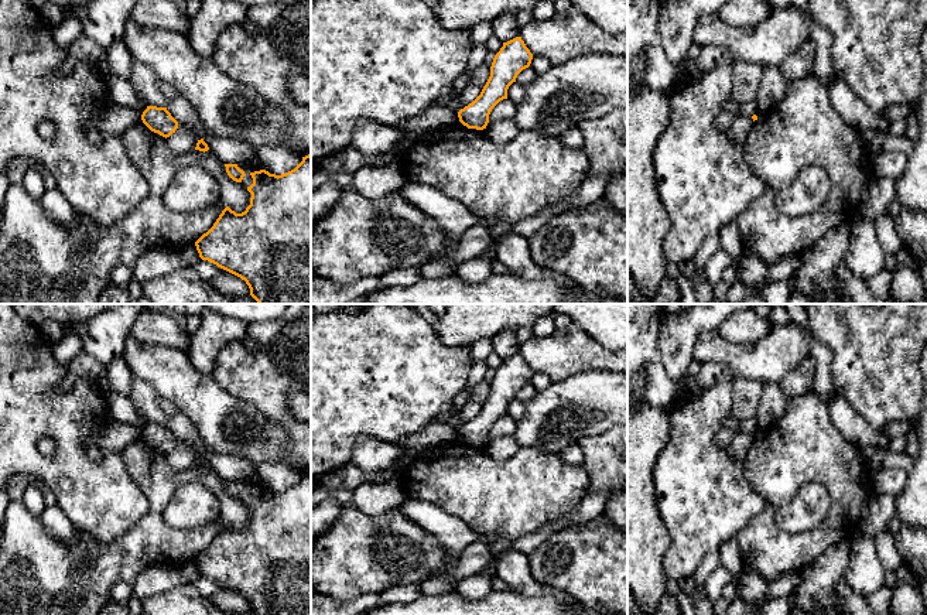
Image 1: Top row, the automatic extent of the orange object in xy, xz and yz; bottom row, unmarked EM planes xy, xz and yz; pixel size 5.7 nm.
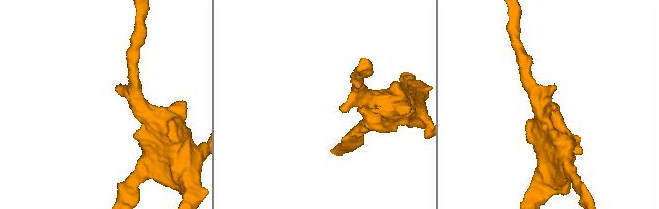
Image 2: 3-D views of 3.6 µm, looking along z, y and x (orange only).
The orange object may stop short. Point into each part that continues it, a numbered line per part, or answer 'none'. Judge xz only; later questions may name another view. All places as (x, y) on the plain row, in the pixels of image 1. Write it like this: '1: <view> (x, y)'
none

